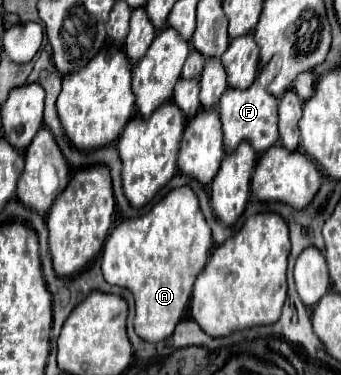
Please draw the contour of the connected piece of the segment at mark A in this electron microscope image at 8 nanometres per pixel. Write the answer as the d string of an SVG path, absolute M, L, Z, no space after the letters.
M189 187L169 191L153 209L135 219L123 219L103 247L103 277L109 285L131 291L135 299L135 333L151 343L165 341L183 319L193 281L213 249L211 229Z

